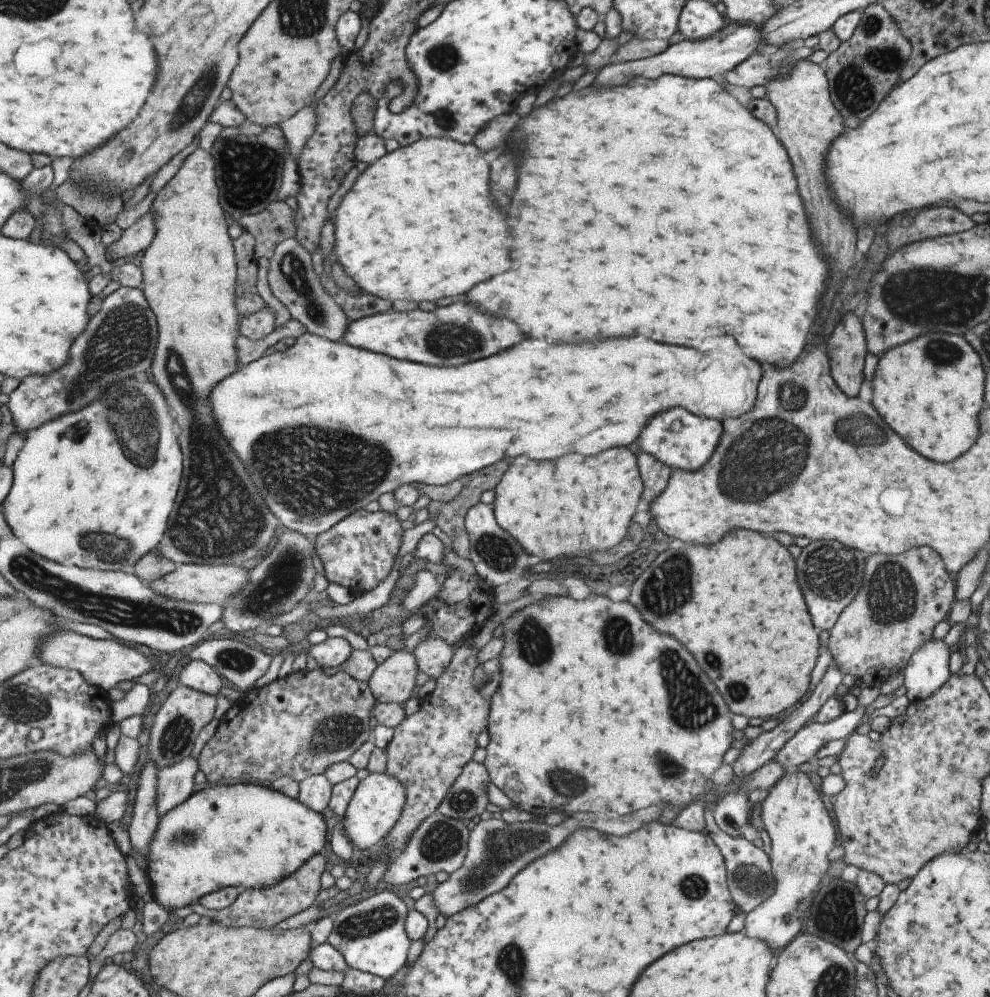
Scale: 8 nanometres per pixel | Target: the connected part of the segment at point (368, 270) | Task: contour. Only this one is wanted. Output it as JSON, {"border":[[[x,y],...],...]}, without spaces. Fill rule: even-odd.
{"border":[[[427,137],[417,139],[407,146],[398,147],[392,152],[385,153],[381,158],[368,164],[366,168],[357,176],[348,192],[344,194],[340,202],[334,209],[332,219],[334,224],[333,252],[336,262],[341,264],[343,272],[355,282],[355,286],[361,293],[373,295],[380,299],[393,302],[394,300],[409,300],[409,302],[434,302],[443,303],[450,301],[451,294],[463,294],[467,292],[473,284],[495,276],[497,272],[503,272],[509,268],[509,232],[505,228],[505,216],[493,206],[489,200],[489,190],[487,190],[487,174],[489,166],[483,158],[483,152],[477,150],[473,145],[461,144],[451,139]]]}

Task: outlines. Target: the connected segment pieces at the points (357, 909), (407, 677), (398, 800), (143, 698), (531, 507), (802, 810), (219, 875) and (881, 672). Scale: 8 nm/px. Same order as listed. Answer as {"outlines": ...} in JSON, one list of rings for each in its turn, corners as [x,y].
{"outlines":[[[[387,889],[377,892],[335,914],[325,943],[337,950],[349,968],[369,972],[385,980],[406,962],[411,944],[404,930],[407,911],[395,892],[389,892]]],[[[393,651],[385,662],[373,669],[366,680],[374,702],[401,705],[415,689],[417,672],[412,652]]],[[[369,773],[360,780],[350,796],[342,814],[341,830],[353,850],[363,853],[370,846],[381,842],[389,829],[396,823],[405,800],[404,786],[392,776],[383,773]]],[[[133,683],[118,700],[111,699],[108,707],[110,708],[110,722],[118,723],[129,717],[140,716],[149,702],[149,687],[140,683]]],[[[611,448],[597,456],[567,454],[557,460],[535,462],[525,456],[513,458],[511,466],[497,481],[492,510],[500,526],[529,555],[537,554],[547,560],[561,558],[577,552],[599,552],[615,546],[631,522],[631,514],[640,499],[642,480],[637,472],[635,456],[629,448]]],[[[788,769],[775,781],[775,784],[764,790],[760,806],[760,818],[763,828],[771,840],[771,853],[768,855],[770,869],[774,874],[774,889],[761,904],[746,913],[744,927],[741,932],[750,939],[760,940],[767,948],[777,950],[783,948],[799,930],[799,918],[807,912],[812,896],[819,888],[822,878],[826,875],[827,852],[831,850],[835,842],[835,830],[823,807],[823,800],[819,792],[805,773],[794,769]]],[[[252,782],[237,783],[233,784],[233,786],[211,785],[203,790],[191,793],[184,801],[181,801],[177,806],[174,806],[170,811],[167,811],[163,816],[158,818],[157,826],[149,839],[146,852],[147,865],[145,872],[150,882],[150,894],[152,895],[150,900],[157,903],[163,910],[169,913],[172,910],[177,910],[177,908],[183,908],[183,906],[189,907],[193,903],[197,903],[203,895],[220,888],[233,887],[239,890],[246,888],[258,890],[270,887],[276,882],[283,880],[288,874],[295,872],[310,856],[316,855],[323,846],[325,846],[325,822],[322,815],[309,810],[309,808],[303,806],[297,799],[287,798],[280,792],[259,787]]],[[[929,547],[910,548],[896,555],[873,554],[864,561],[861,586],[828,631],[827,648],[843,674],[854,676],[862,686],[879,687],[889,674],[905,668],[913,651],[931,637],[935,624],[944,620],[955,601],[954,582],[941,557]]]]}

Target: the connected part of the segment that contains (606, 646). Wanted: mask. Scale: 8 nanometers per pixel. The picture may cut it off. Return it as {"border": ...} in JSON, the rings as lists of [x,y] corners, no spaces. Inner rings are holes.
{"border":[[[591,592],[581,600],[569,595],[546,595],[538,601],[524,606],[519,612],[510,614],[501,622],[504,632],[501,650],[496,658],[499,665],[499,684],[488,700],[488,717],[486,730],[488,742],[484,747],[485,767],[488,780],[496,786],[513,806],[529,812],[535,820],[541,821],[547,814],[571,814],[571,812],[615,812],[619,816],[631,814],[639,808],[651,806],[655,802],[669,802],[670,805],[683,805],[684,808],[697,800],[705,788],[705,782],[711,779],[713,772],[723,764],[721,757],[730,748],[731,732],[734,728],[729,720],[729,710],[721,700],[719,692],[711,680],[697,666],[693,656],[677,642],[673,636],[661,636],[653,630],[639,612],[626,601],[613,602],[605,594]]]}

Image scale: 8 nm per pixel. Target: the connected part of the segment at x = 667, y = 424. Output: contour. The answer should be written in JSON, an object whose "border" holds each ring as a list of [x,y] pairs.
{"border":[[[673,408],[673,410],[657,414],[643,428],[637,444],[643,452],[651,454],[671,470],[694,471],[711,456],[720,434],[721,423],[717,420],[705,420],[705,418],[701,420],[681,408]]]}

